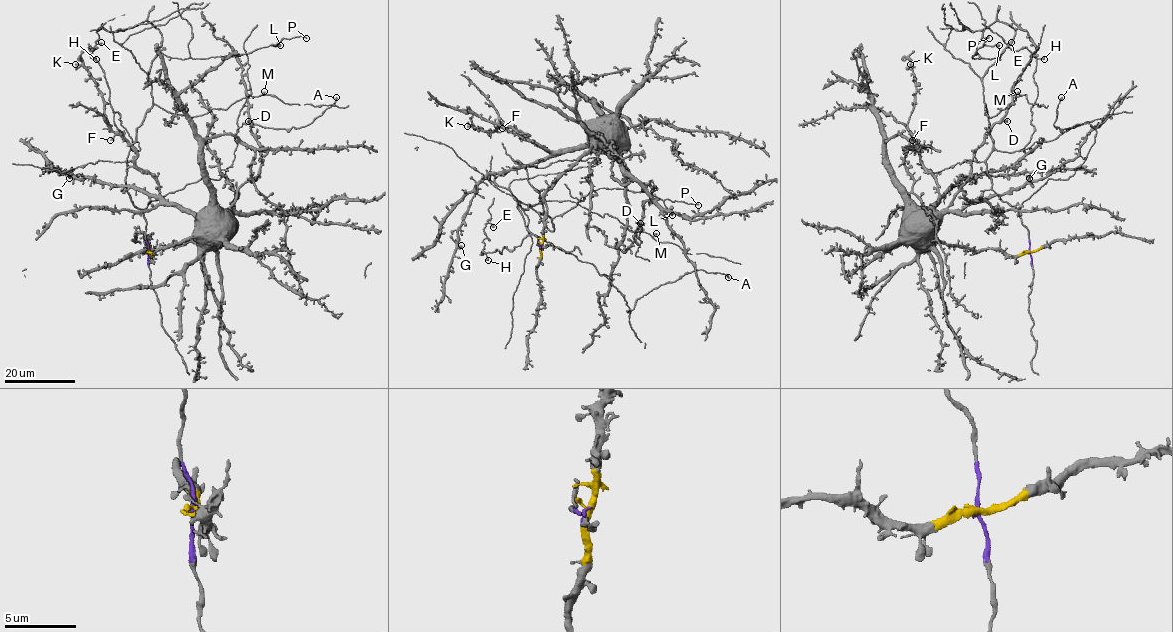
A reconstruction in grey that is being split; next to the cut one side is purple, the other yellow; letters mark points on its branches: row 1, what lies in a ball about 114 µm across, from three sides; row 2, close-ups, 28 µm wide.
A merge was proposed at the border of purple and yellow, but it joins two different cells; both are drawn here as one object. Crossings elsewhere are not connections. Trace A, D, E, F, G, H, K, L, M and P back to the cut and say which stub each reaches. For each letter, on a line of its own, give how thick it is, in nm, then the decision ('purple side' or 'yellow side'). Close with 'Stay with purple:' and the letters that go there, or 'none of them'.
A: 320 nm | purple side
D: 500 nm | yellow side
E: 320 nm | purple side
F: 400 nm | yellow side
G: 360 nm | yellow side
H: 400 nm | purple side
K: 240 nm | yellow side
L: 480 nm | purple side
M: 400 nm | purple side
P: 240 nm | purple side
Stay with purple: A, E, H, L, M, P

